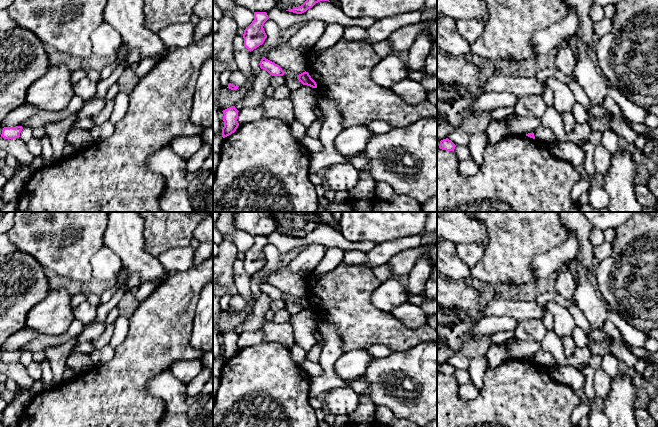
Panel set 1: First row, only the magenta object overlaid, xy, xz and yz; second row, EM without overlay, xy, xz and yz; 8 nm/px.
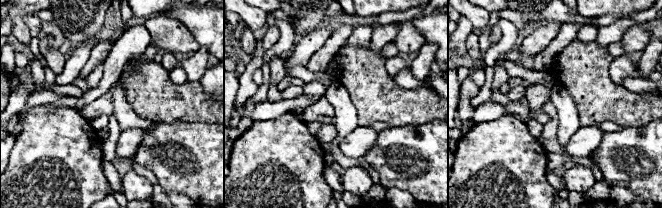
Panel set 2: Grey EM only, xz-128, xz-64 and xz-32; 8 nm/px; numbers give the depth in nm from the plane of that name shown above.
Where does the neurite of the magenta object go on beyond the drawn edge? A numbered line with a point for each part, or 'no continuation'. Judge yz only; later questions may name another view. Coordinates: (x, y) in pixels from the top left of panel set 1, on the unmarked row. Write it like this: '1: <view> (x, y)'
no continuation

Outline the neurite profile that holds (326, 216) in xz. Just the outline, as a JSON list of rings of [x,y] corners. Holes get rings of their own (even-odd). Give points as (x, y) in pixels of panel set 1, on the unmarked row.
[[[318,212],[319,216],[331,227],[333,227],[335,230],[339,231],[340,229],[340,223],[337,221],[331,212]]]

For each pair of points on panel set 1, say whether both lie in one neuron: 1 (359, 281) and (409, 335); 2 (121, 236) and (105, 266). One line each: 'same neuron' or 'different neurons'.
1: same neuron
2: different neurons

